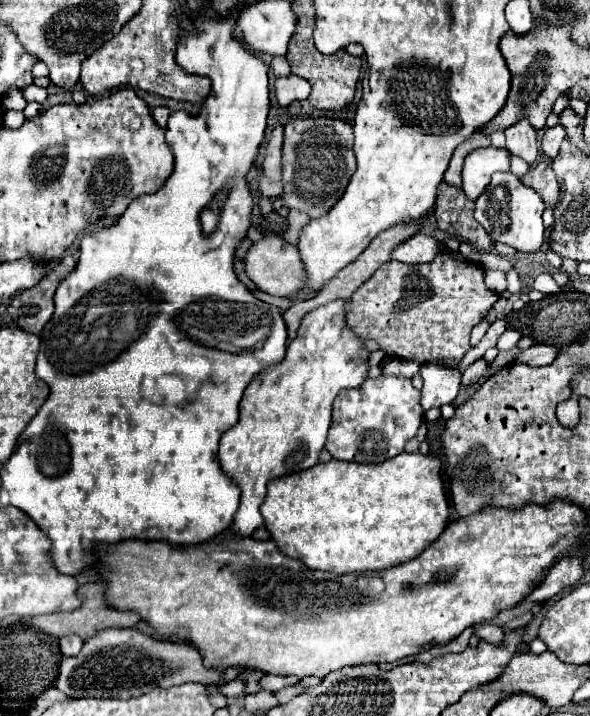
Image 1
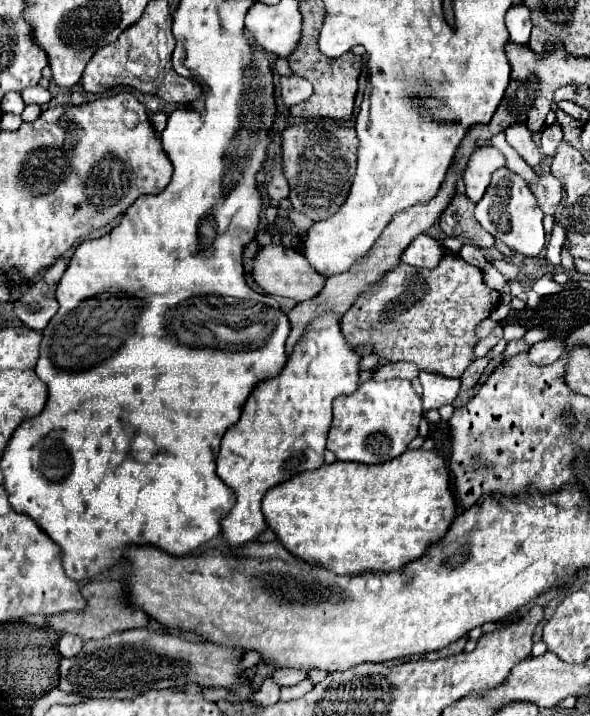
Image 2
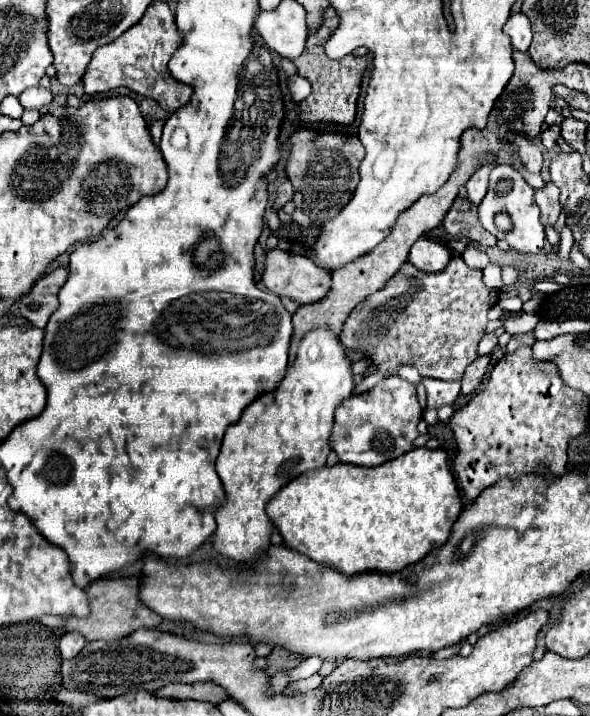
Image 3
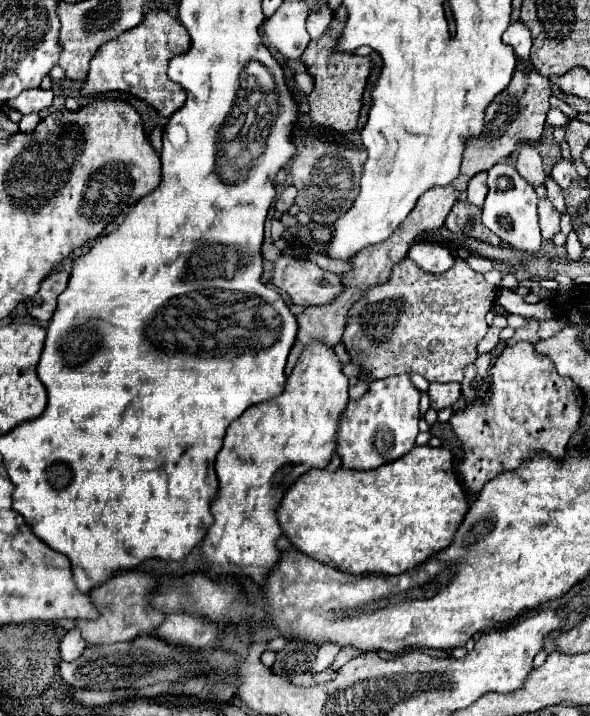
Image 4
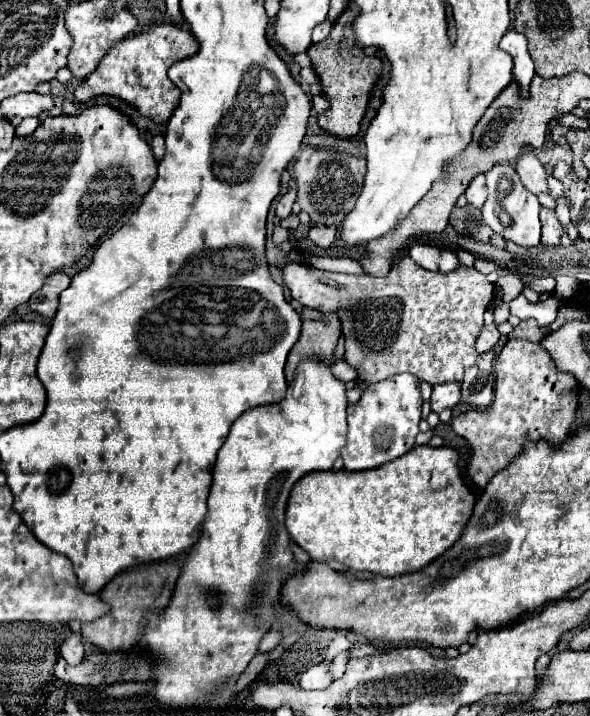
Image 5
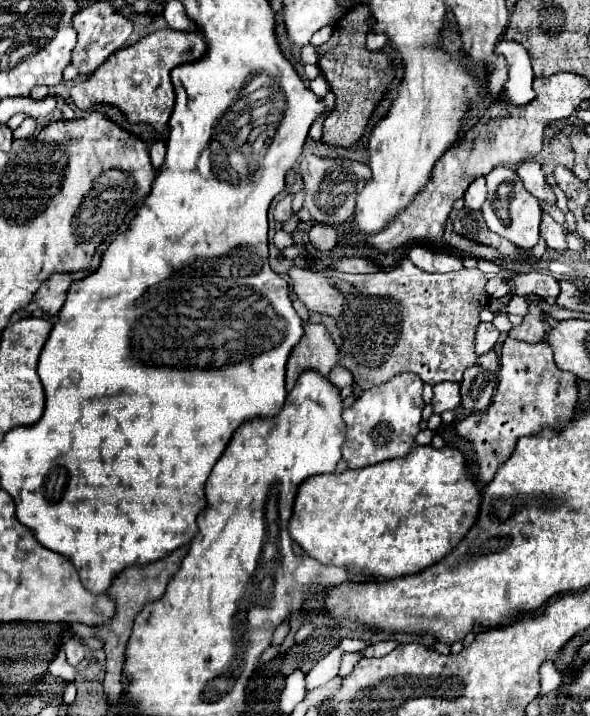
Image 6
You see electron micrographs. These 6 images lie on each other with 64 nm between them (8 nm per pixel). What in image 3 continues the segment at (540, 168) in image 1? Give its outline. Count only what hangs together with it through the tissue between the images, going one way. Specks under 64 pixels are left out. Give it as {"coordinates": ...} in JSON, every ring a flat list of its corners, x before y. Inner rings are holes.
{"coordinates":[[546,182,544,188,536,190,534,198,536,198,536,204,542,212,542,224,554,224,556,218,560,216,562,208,560,208,558,196,560,196,560,188,556,184,550,184,550,182]]}

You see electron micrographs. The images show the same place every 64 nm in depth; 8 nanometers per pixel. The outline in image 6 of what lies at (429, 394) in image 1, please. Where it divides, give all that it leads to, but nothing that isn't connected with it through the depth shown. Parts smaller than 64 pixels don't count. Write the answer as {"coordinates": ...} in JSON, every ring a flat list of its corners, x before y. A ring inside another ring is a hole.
{"coordinates":[[440,382,434,386,432,408,436,414,454,410,460,404,460,386,456,382]]}

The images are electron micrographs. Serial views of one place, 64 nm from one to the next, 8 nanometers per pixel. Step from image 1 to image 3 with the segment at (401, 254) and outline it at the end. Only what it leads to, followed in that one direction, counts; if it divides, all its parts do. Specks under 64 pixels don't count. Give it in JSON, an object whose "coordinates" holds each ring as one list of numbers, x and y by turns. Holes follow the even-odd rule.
{"coordinates":[[418,238,410,248,408,262,424,272,440,272,450,260,450,250,430,238]]}

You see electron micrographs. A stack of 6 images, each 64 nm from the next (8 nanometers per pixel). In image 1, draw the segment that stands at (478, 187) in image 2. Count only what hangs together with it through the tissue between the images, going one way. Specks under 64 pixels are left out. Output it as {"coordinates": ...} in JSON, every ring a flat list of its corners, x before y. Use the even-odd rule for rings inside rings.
{"coordinates":[[476,148,472,150,462,168,462,190,470,200,476,200,490,184,490,178,498,170,510,170,510,152,502,148]]}

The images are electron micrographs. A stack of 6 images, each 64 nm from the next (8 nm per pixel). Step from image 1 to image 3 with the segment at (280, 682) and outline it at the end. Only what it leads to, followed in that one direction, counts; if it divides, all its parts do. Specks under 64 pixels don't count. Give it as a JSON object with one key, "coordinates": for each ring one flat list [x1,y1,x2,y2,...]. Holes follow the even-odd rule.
{"coordinates":[[308,658,304,660,299,666,288,672,288,678,294,682,294,680,306,679,318,672,318,668,321,668,322,662,318,658]]}

